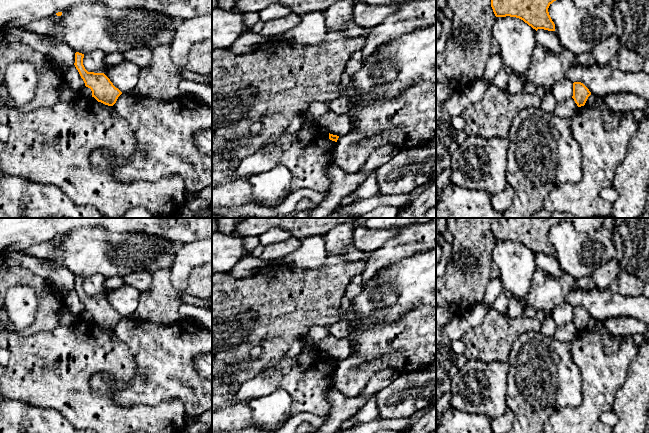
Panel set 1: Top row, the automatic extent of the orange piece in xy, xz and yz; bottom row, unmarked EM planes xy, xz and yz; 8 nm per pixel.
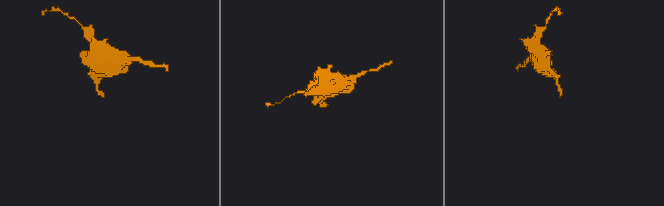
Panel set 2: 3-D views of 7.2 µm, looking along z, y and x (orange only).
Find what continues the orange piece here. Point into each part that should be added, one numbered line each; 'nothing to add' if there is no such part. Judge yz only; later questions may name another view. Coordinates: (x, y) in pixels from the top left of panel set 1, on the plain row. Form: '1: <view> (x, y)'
nothing to add

